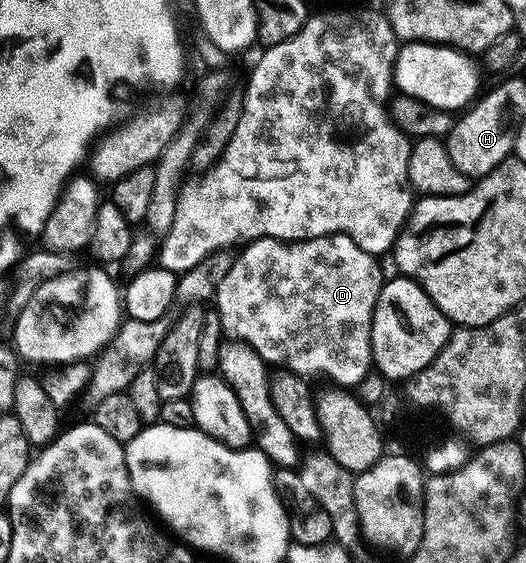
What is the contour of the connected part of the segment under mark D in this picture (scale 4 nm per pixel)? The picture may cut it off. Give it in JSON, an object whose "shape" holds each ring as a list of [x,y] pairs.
{"shape":[[[336,232],[330,236],[320,236],[310,240],[295,240],[286,242],[284,240],[255,240],[240,249],[232,261],[230,270],[226,277],[217,284],[217,295],[215,297],[215,311],[221,319],[222,333],[230,341],[240,342],[253,348],[259,358],[265,360],[266,365],[274,366],[278,364],[278,369],[288,370],[295,376],[310,378],[309,376],[326,376],[329,380],[334,380],[334,385],[342,389],[349,390],[361,383],[369,375],[374,367],[373,351],[371,350],[371,322],[375,314],[375,302],[379,298],[379,290],[383,283],[381,268],[378,257],[371,255],[367,250],[360,248],[349,236],[344,236]]]}

